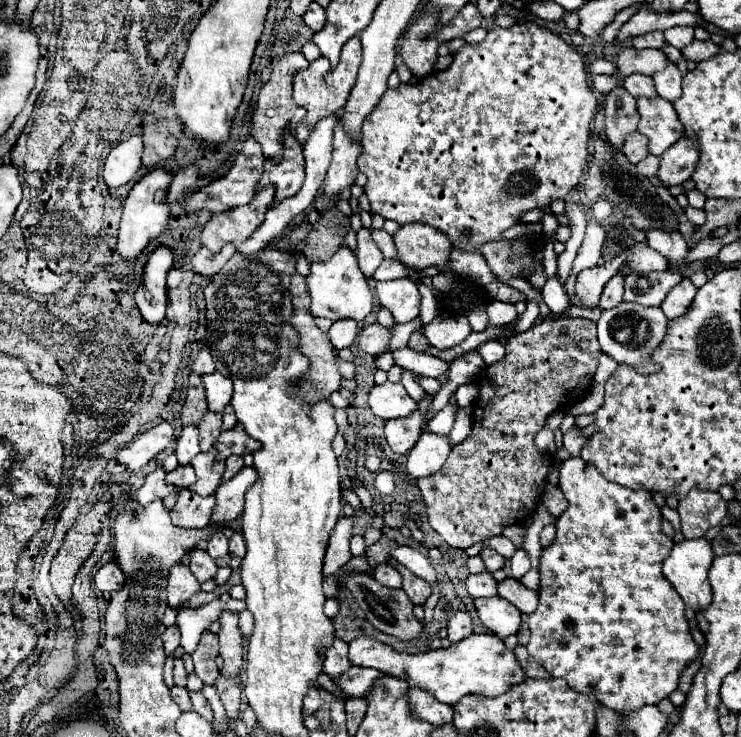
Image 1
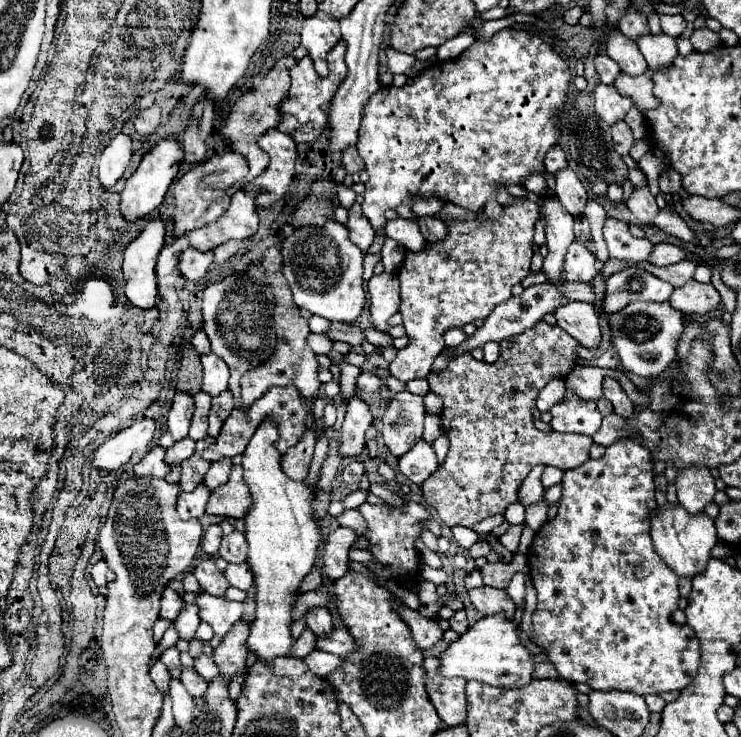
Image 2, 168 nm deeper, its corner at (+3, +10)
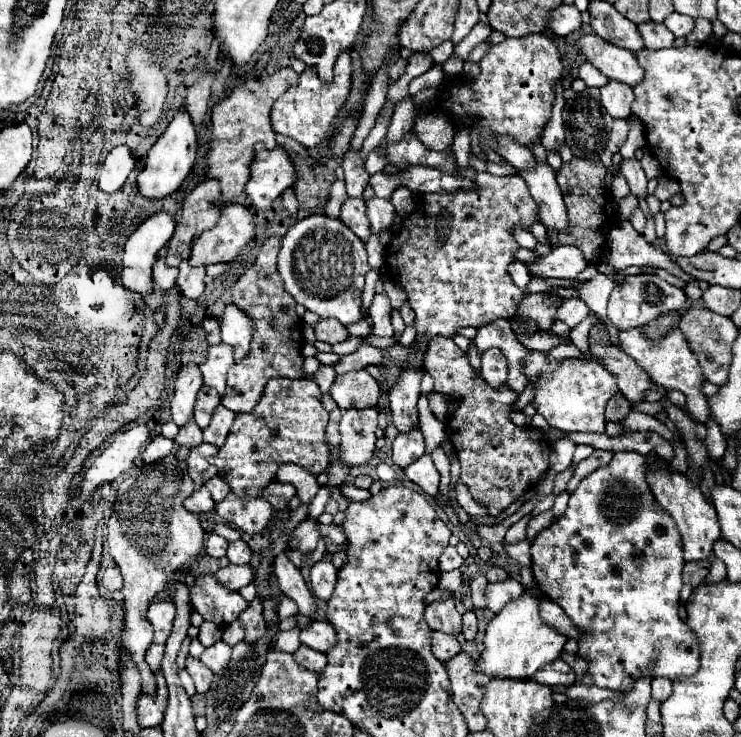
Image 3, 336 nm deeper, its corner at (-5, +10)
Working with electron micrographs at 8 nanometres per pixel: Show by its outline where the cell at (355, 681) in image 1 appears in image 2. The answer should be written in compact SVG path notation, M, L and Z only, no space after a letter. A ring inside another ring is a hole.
M321 650L309 652L303 660L309 666L309 670L313 674L317 674L319 678L325 678L327 674L331 674L331 670L335 670L335 666L339 666L339 656L331 656L331 654L321 652Z

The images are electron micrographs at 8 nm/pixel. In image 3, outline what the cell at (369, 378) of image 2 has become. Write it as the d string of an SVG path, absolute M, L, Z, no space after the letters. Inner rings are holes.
M357 370L335 378L331 396L339 404L339 408L345 410L369 408L375 406L375 390L377 390L375 378L367 370Z

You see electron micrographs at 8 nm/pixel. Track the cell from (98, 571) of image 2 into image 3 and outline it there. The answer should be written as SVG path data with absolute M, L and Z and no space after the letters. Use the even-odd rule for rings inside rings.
M117 566L105 568L105 570L103 570L103 576L101 576L101 582L103 582L103 586L105 586L109 592L115 592L115 590L121 590L121 588L123 588L123 578L121 578Z

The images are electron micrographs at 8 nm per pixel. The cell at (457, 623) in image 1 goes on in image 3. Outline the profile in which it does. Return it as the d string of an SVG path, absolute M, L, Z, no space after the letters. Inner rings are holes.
M473 610L463 614L463 636L467 640L475 640L475 636L477 636L477 616Z

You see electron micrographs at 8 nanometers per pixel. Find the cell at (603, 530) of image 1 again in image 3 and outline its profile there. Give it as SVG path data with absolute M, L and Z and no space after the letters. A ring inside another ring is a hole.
M615 452L613 460L607 466L597 468L595 472L591 472L587 478L583 478L579 482L577 490L569 498L569 508L565 510L565 514L559 516L557 520L553 520L553 524L547 526L545 530L541 530L537 534L537 538L531 542L531 570L533 570L533 576L537 580L541 594L545 594L549 600L559 604L563 608L563 612L571 618L575 628L581 632L581 636L577 640L577 644L579 644L577 656L581 656L589 664L587 676L591 676L593 682L601 688L613 688L613 690L621 690L621 692L631 692L631 686L639 678L643 678L643 674L651 674L651 678L667 676L667 678L675 680L681 676L691 676L691 674L695 674L695 670L699 670L699 646L695 646L695 636L691 634L691 628L687 626L687 622L679 618L679 594L683 588L681 570L685 564L683 550L681 550L681 538L679 538L673 518L655 502L651 488L645 480L647 472L653 466L655 464L651 464L649 456L645 456L645 454Z

